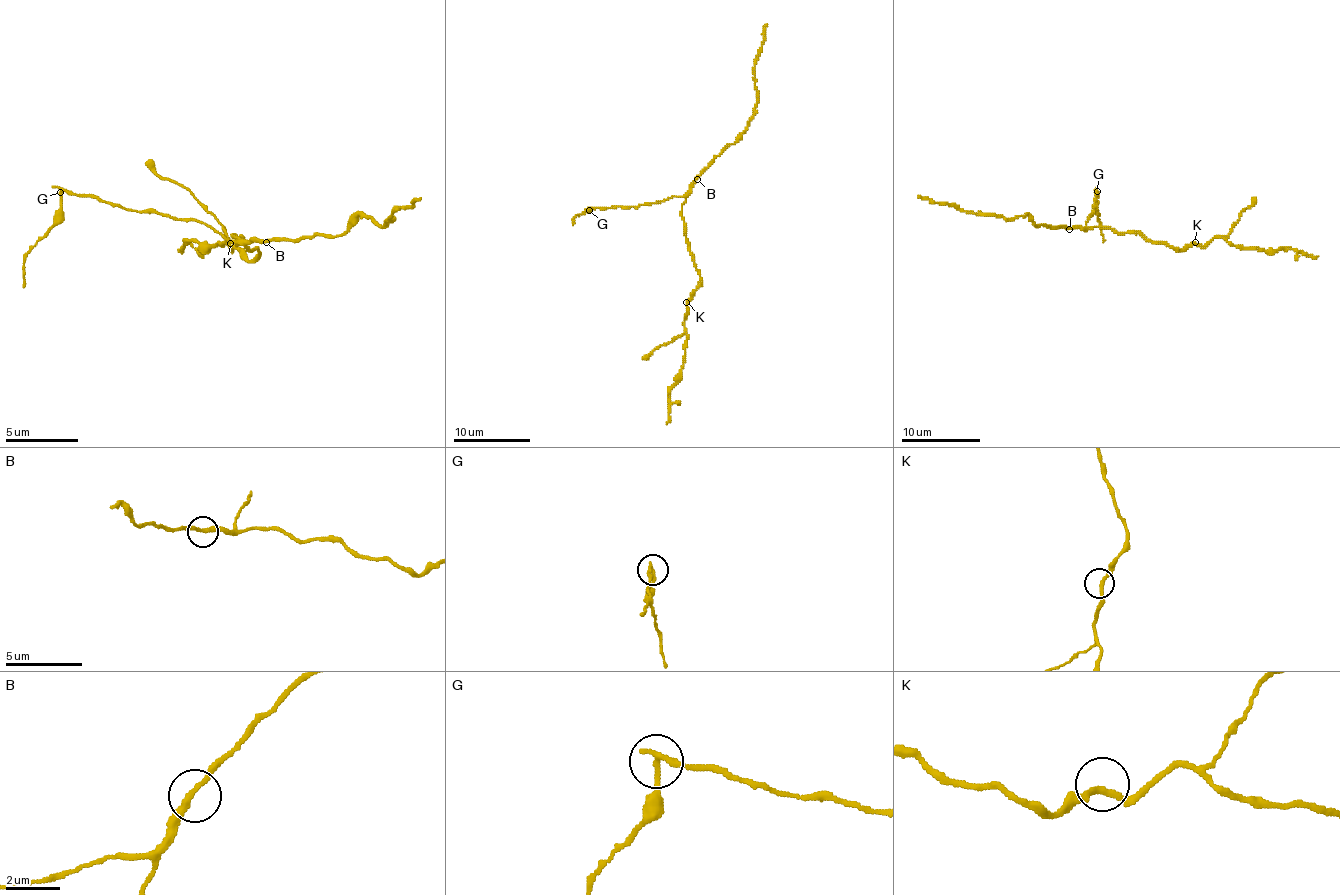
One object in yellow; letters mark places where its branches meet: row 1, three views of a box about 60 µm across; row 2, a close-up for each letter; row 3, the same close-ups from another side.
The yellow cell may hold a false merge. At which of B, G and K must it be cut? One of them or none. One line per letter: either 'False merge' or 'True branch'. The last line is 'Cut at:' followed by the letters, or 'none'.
B: True branch
G: False merge
K: True branch
Cut at: G

